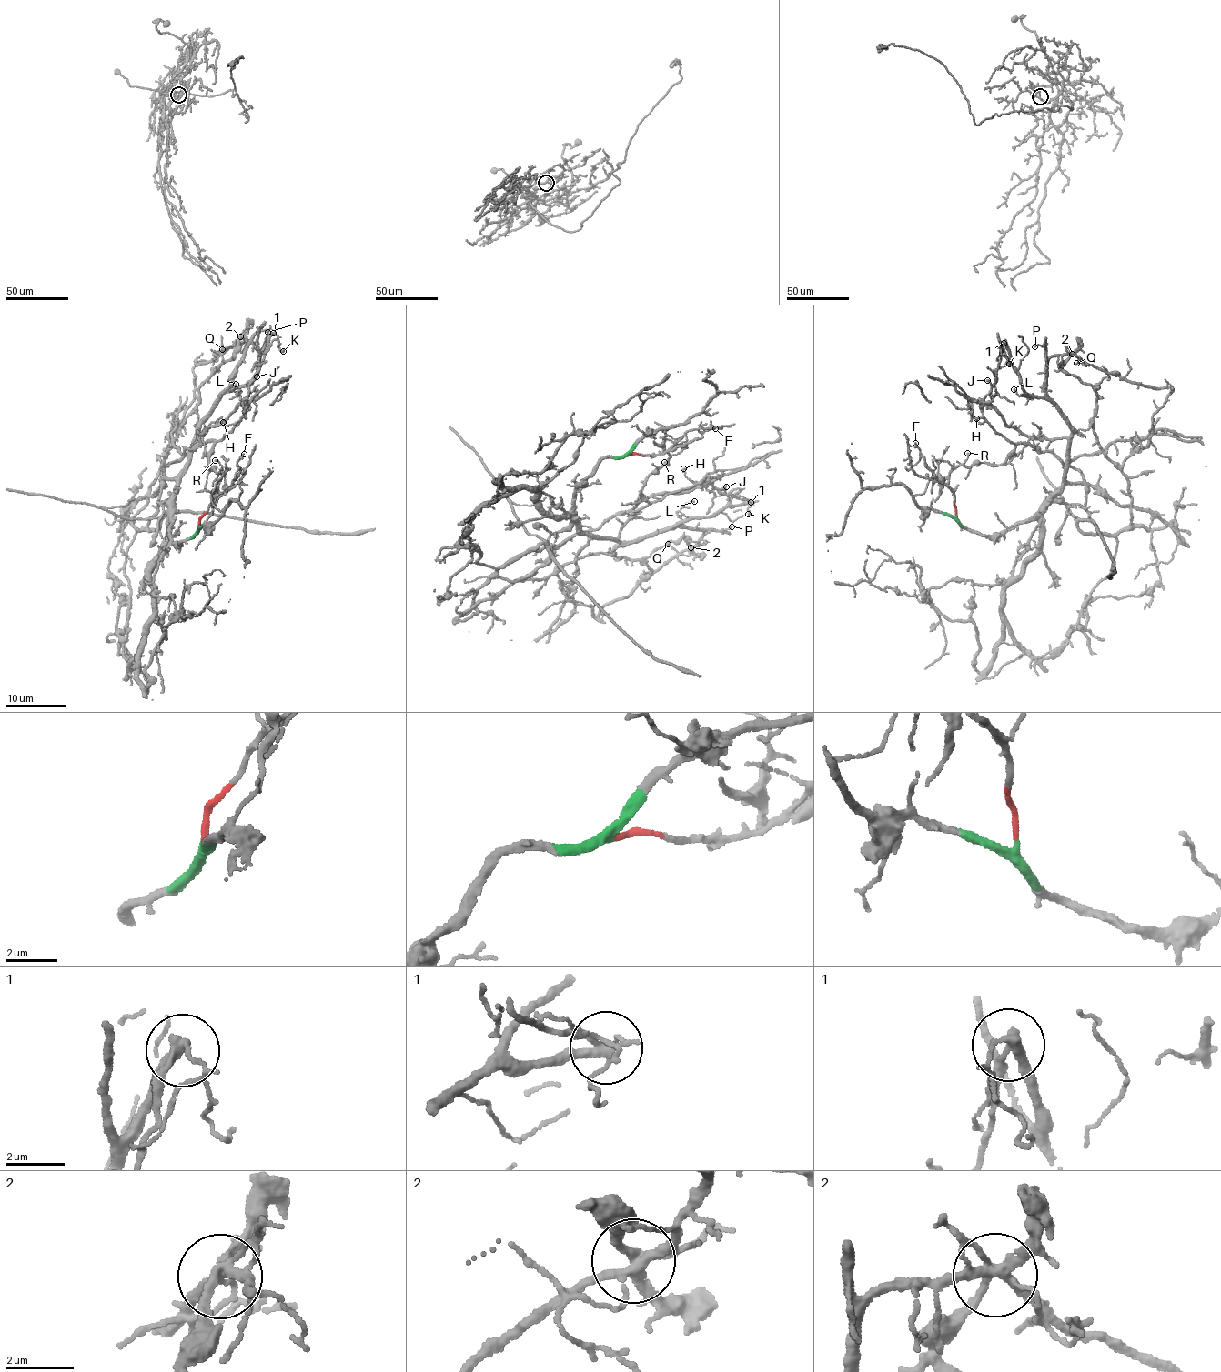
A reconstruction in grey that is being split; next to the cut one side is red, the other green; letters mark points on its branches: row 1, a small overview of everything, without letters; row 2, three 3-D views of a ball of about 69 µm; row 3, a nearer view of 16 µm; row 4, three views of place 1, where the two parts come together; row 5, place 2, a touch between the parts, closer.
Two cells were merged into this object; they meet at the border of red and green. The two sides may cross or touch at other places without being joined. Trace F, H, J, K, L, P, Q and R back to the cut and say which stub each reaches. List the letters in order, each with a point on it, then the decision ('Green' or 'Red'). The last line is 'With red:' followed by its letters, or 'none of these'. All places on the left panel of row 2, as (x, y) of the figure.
F: Place: (244, 454). Red
H: Place: (223, 422). Red
J: Place: (257, 376). Red
K: Place: (283, 351). Green
L: Place: (236, 384). Green
P: Place: (267, 332). Green
Q: Place: (222, 349). Green
R: Place: (215, 460). Red
With red: F, H, J, R

